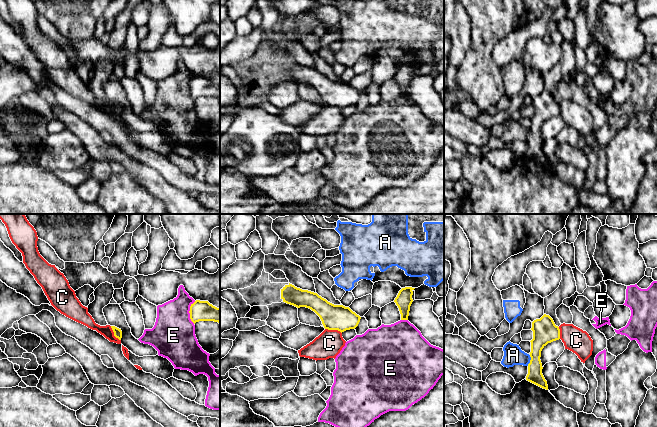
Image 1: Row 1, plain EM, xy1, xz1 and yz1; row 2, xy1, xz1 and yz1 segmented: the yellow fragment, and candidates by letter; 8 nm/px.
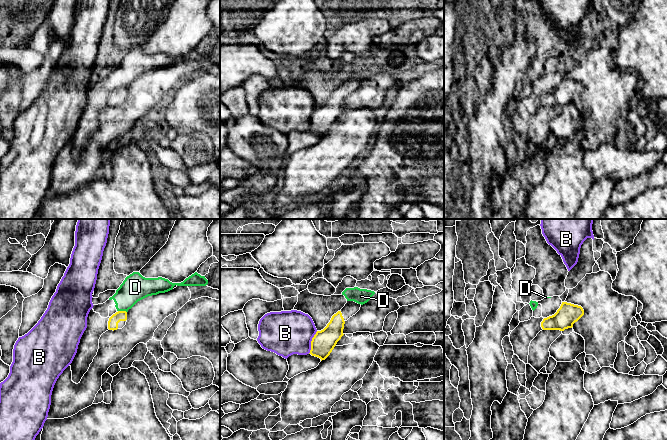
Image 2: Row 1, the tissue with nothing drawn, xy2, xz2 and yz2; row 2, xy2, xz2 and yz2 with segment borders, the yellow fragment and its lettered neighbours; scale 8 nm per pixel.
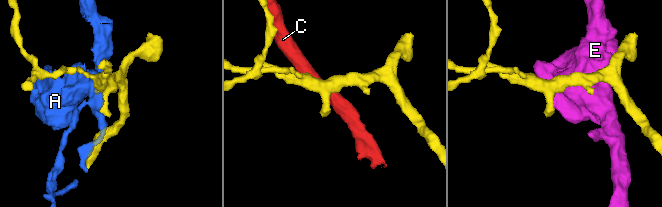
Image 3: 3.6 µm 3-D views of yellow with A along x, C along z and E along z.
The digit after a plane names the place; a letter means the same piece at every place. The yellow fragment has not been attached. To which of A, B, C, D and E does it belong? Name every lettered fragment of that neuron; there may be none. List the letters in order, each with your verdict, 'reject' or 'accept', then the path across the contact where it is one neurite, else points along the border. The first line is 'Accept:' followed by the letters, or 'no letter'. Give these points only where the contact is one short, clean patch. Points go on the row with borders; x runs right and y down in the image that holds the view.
Accept: no letter
A: reject
B: reject
C: reject; border along xz1 (325, 328), (338, 330), (341, 333)
D: reject; border along xy2 (118, 310), (126, 312)
E: reject

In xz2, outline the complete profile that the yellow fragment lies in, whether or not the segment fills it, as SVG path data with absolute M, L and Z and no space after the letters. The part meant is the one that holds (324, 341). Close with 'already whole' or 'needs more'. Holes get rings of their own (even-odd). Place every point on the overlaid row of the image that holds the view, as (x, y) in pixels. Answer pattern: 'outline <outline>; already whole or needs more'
outline M347 301L345 306L334 314L327 326L317 331L311 341L310 353L312 356L325 360L337 342L341 339L345 322L360 310L361 304Z; needs more

